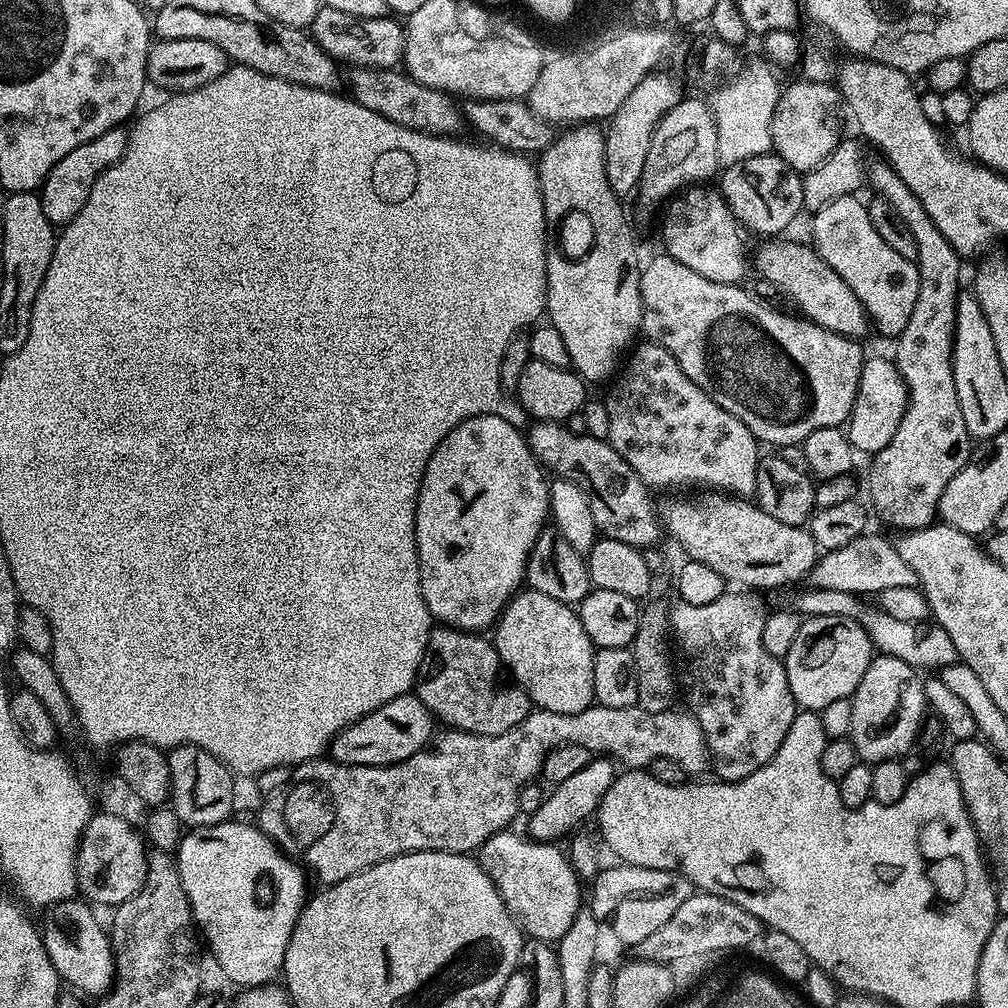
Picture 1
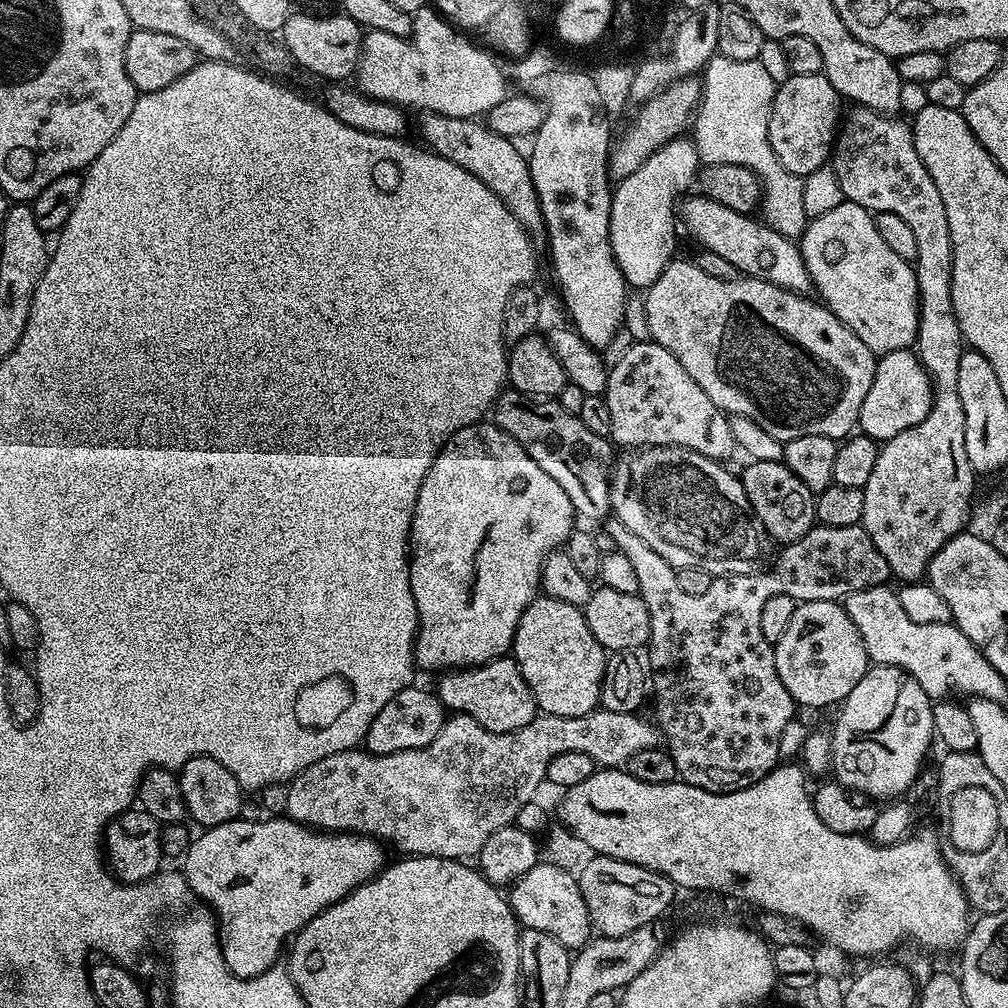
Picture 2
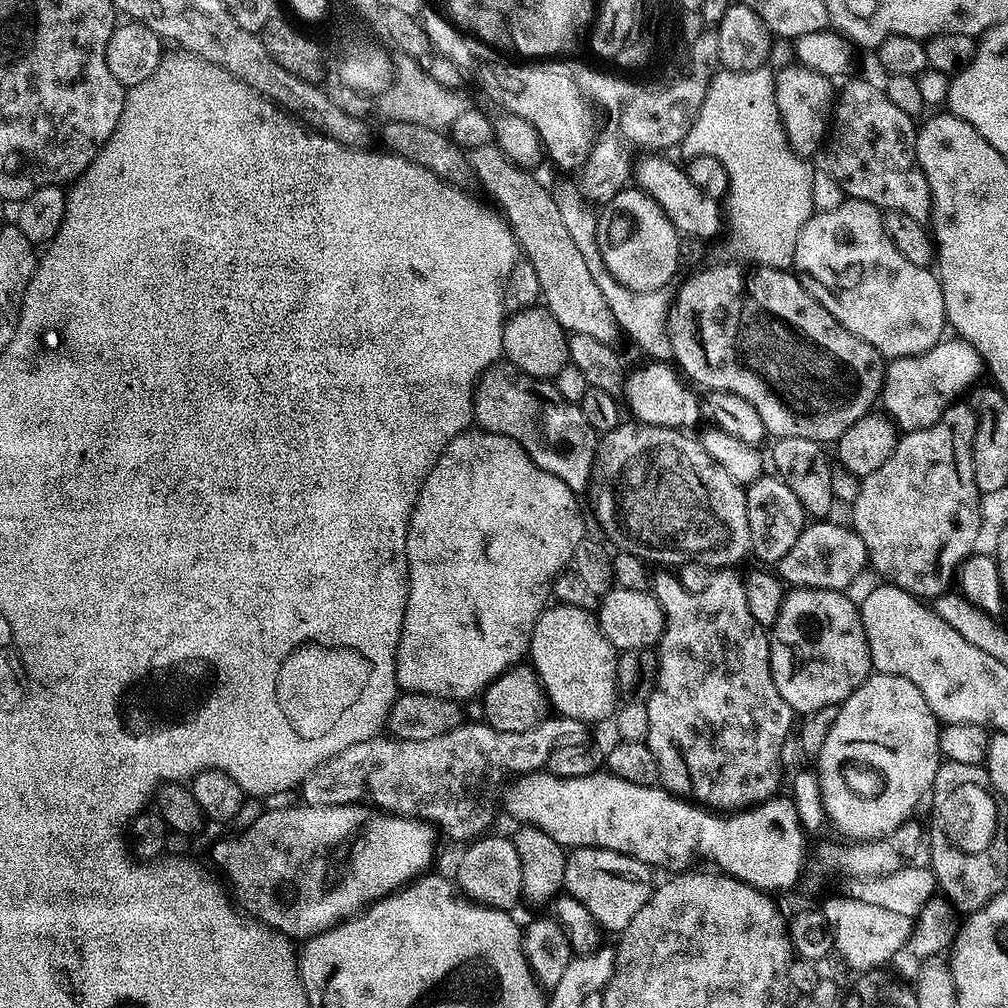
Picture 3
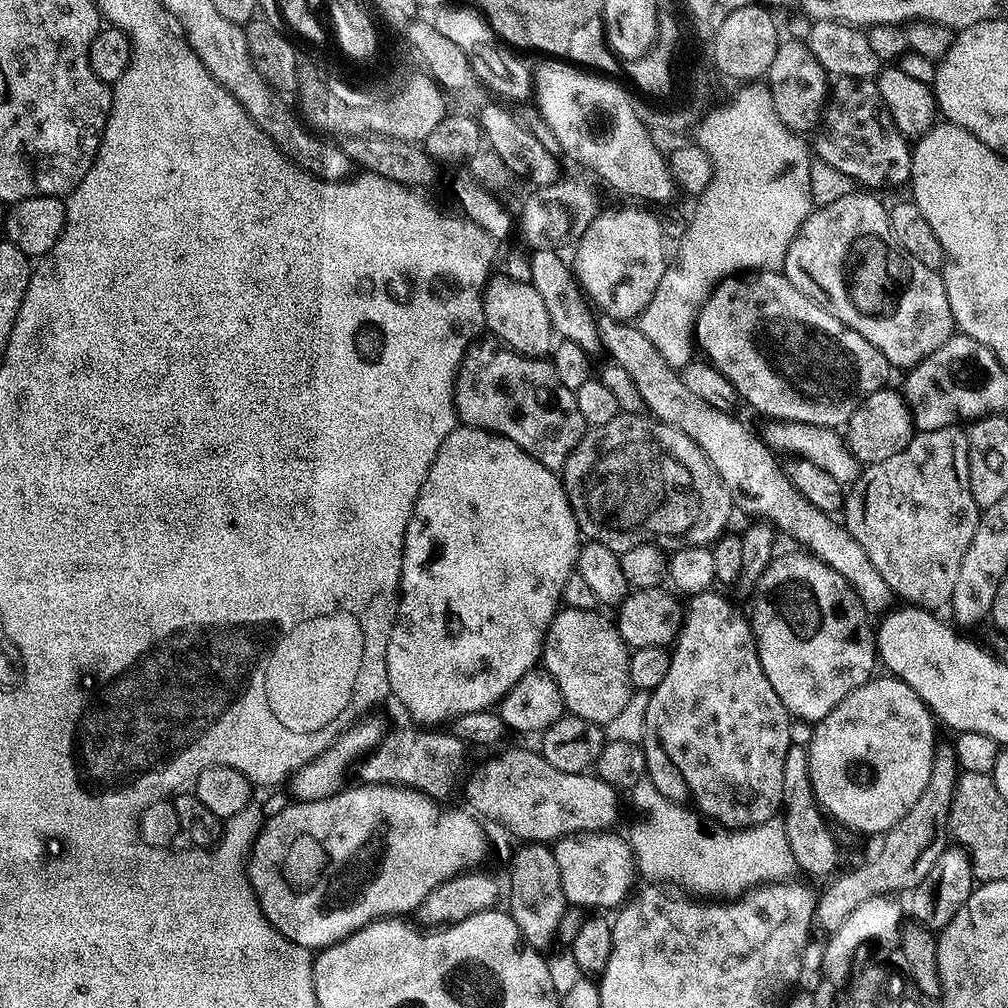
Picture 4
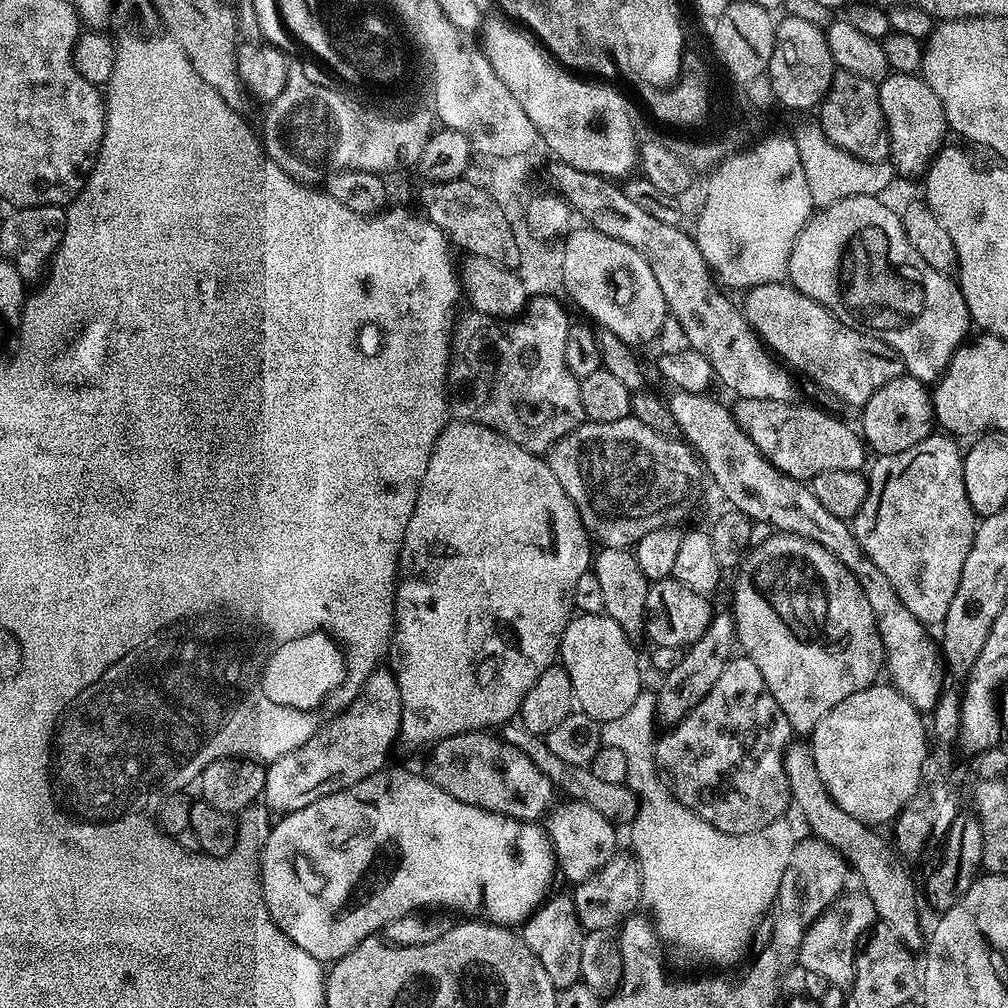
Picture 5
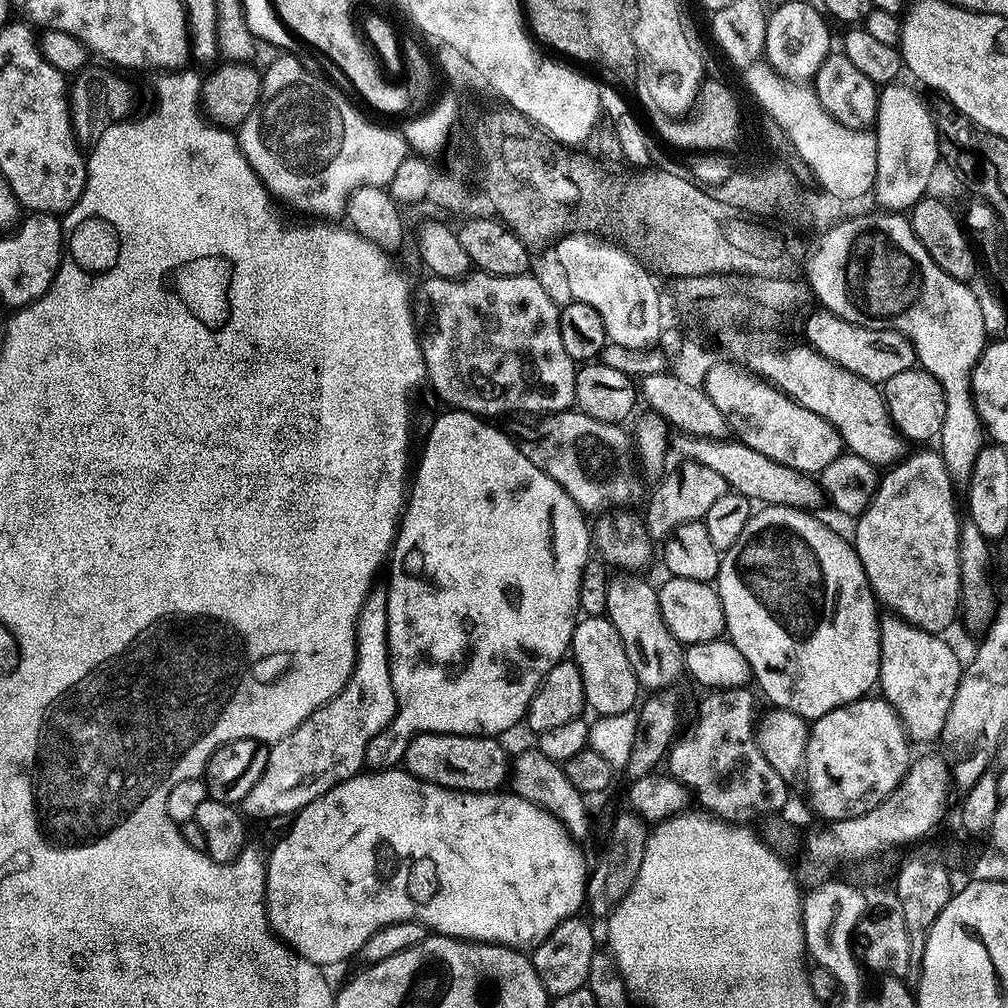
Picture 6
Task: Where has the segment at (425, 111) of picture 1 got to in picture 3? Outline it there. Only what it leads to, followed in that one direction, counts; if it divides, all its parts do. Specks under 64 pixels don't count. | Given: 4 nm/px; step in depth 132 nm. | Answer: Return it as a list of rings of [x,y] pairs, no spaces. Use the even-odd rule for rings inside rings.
[[[495,143],[471,149],[470,159],[473,177],[478,182],[480,180],[485,190],[496,199],[497,206],[504,211],[503,219],[511,228],[523,259],[534,266],[543,307],[564,327],[565,333],[574,336],[590,334],[590,338],[598,338],[598,342],[615,345],[616,339],[622,336],[618,322],[614,320],[614,314],[610,314],[606,298],[602,298],[601,290],[589,275],[585,259],[574,246],[551,191],[547,187],[544,189],[532,177],[531,171],[511,164]]]

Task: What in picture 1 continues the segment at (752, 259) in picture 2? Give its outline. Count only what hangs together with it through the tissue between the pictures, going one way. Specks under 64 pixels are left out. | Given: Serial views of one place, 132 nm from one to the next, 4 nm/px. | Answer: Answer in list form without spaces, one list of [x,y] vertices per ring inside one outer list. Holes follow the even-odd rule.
[[[772,238],[760,249],[754,252],[754,268],[763,279],[773,283],[781,292],[785,292],[812,323],[822,326],[831,332],[837,332],[843,336],[861,338],[870,332],[870,321],[862,302],[858,302],[858,296],[834,270],[816,252],[815,248],[807,243],[799,244],[796,240],[784,240],[788,238]]]

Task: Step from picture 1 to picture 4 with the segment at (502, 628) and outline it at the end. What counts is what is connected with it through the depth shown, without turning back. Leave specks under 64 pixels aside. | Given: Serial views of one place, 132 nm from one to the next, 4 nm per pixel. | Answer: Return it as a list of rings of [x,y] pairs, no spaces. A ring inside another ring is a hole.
[[[561,607],[544,633],[542,667],[558,682],[565,709],[578,718],[606,726],[631,698],[630,649],[620,637],[619,627],[599,611]]]

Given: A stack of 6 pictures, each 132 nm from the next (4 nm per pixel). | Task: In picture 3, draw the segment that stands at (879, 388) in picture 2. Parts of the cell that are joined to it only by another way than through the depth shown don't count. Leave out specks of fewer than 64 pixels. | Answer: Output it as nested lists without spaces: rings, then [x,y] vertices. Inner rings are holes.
[[[959,338],[948,339],[941,339],[939,344],[917,356],[897,356],[885,367],[882,406],[898,429],[917,432],[934,426],[947,408],[977,383],[980,372],[982,376],[985,371],[984,359],[974,346]]]

